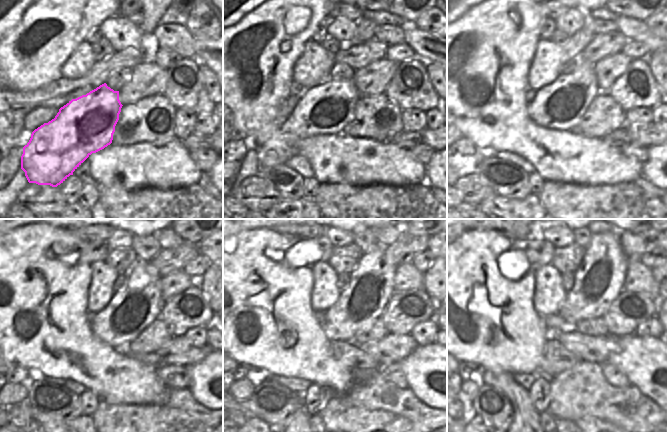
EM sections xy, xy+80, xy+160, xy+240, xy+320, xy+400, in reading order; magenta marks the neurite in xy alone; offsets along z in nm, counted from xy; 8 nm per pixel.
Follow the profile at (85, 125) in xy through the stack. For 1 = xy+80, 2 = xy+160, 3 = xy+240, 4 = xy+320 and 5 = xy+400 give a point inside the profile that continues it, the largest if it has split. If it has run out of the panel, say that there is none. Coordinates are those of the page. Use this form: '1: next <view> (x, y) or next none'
1: next xy+80 (326, 109)
2: next xy+160 (560, 105)
3: next xy+240 (138, 303)
4: next xy+320 (371, 286)
5: next xy+400 (599, 278)

